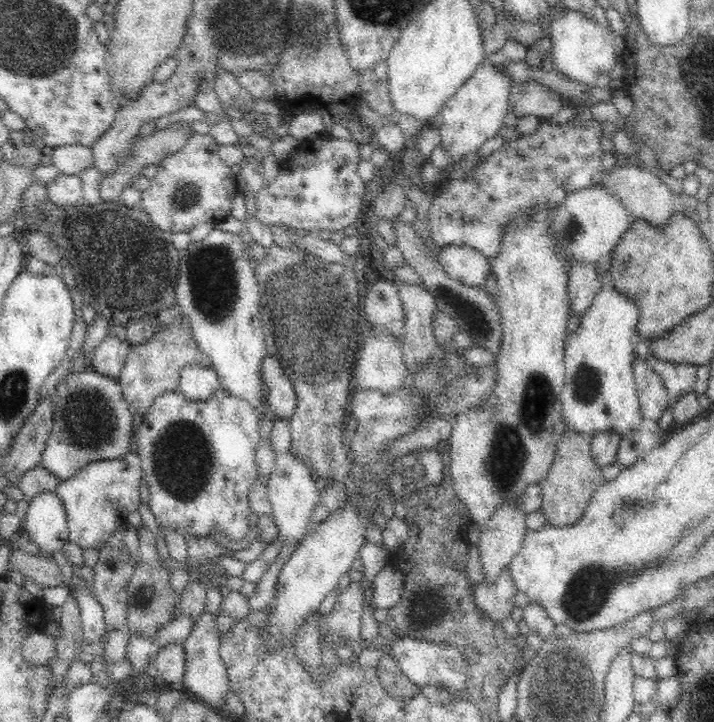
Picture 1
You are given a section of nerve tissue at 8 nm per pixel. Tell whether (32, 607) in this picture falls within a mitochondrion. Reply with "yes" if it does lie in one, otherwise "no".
no

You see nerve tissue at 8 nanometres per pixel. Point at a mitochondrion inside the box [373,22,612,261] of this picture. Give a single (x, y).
(569, 233)

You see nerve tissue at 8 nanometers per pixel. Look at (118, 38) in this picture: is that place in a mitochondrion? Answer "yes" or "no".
no

